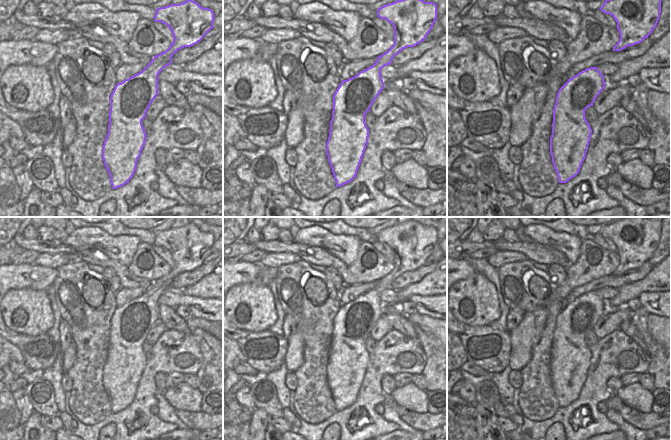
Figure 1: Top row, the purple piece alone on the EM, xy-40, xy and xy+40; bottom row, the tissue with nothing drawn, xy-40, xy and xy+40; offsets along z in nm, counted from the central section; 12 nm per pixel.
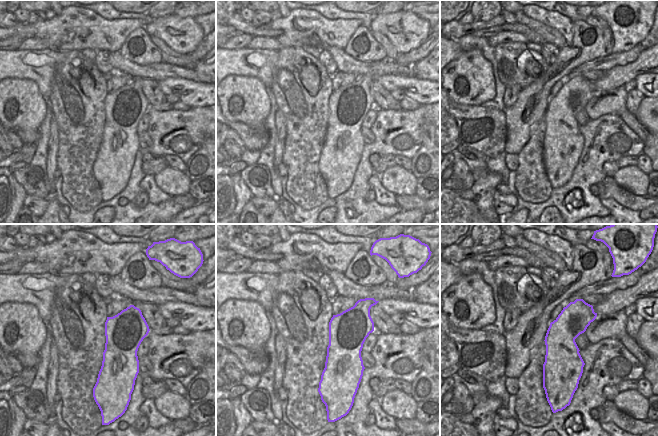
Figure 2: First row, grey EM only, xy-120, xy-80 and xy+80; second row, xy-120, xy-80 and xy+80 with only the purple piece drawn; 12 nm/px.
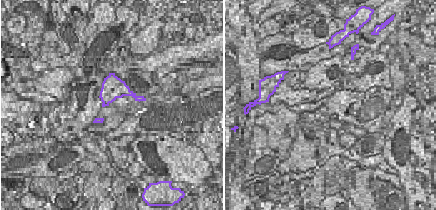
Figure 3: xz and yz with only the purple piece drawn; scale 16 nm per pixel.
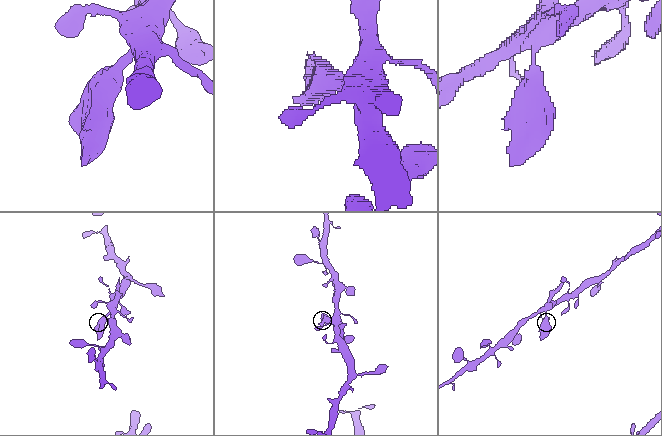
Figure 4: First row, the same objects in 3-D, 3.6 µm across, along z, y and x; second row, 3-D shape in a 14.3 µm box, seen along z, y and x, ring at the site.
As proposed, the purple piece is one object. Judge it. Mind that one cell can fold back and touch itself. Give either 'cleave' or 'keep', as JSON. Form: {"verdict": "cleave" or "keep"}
{"verdict": "keep"}

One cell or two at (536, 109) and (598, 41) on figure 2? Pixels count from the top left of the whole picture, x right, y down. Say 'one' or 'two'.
one

